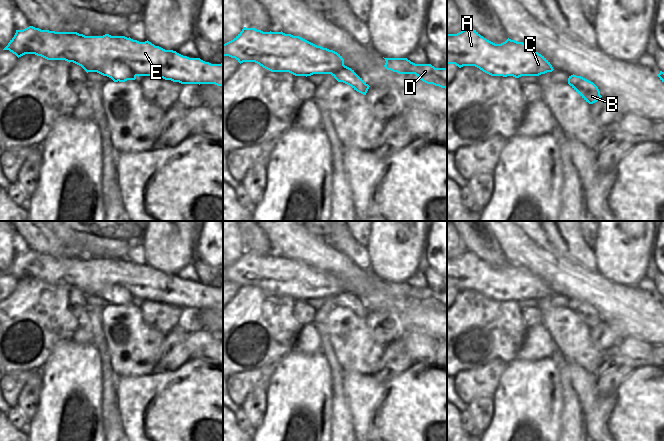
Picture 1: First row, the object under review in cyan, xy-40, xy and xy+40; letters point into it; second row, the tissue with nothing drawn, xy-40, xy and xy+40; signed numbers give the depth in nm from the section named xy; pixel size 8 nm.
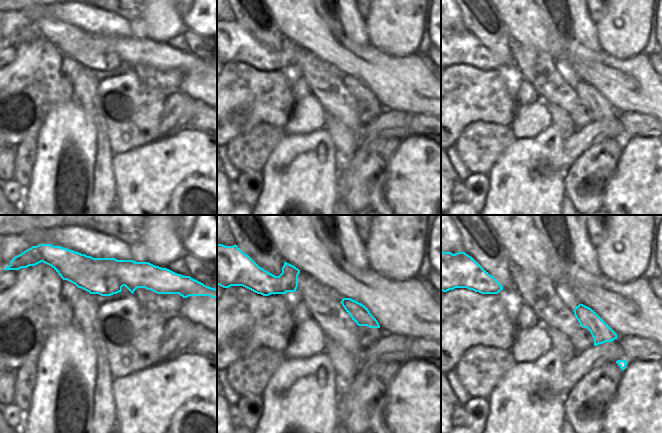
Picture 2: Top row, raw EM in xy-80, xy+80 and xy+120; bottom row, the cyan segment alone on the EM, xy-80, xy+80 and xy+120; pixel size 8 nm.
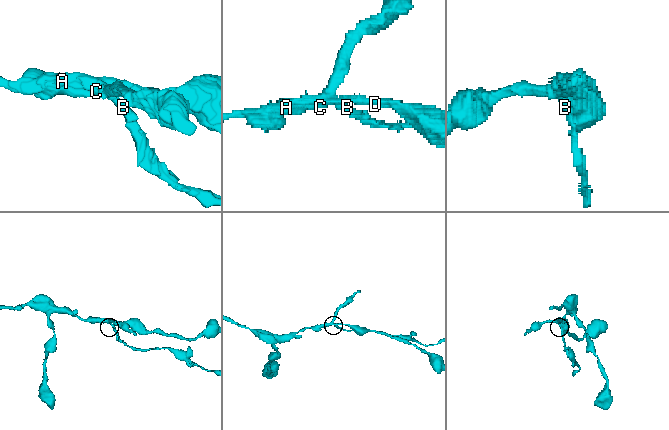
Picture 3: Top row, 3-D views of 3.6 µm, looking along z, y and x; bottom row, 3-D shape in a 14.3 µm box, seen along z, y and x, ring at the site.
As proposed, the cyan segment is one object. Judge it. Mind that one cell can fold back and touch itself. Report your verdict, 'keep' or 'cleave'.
cleave

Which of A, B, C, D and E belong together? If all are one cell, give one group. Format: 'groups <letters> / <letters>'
groups A C D E / B

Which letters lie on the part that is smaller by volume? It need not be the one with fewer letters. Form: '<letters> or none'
B.

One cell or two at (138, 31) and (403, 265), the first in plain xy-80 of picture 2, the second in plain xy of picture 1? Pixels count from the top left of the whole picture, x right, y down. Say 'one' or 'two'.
two

